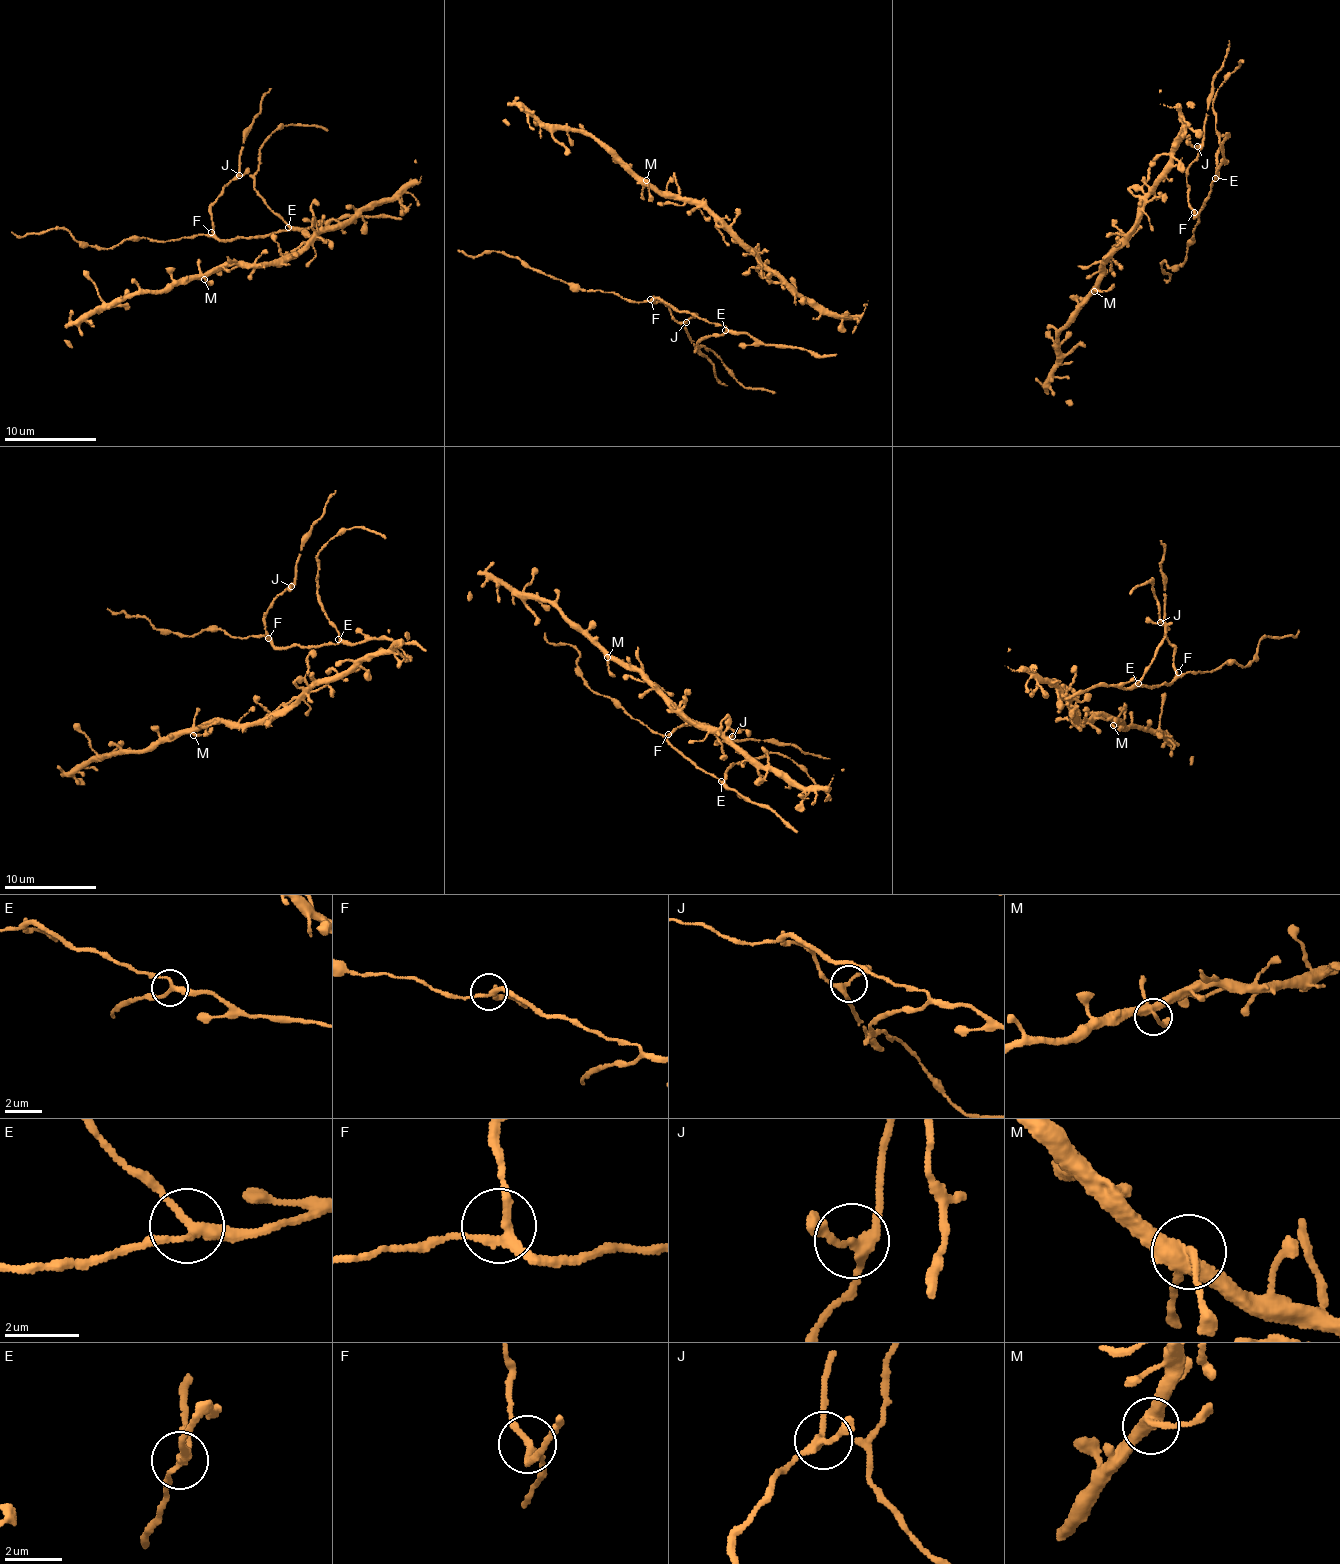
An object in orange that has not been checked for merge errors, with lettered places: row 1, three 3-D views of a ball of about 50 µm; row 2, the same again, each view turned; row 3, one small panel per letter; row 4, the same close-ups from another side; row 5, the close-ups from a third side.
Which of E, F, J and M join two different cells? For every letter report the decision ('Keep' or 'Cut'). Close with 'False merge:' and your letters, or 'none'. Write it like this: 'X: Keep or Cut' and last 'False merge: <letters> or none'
E: Keep
F: Keep
J: Keep
M: Keep
False merge: none

